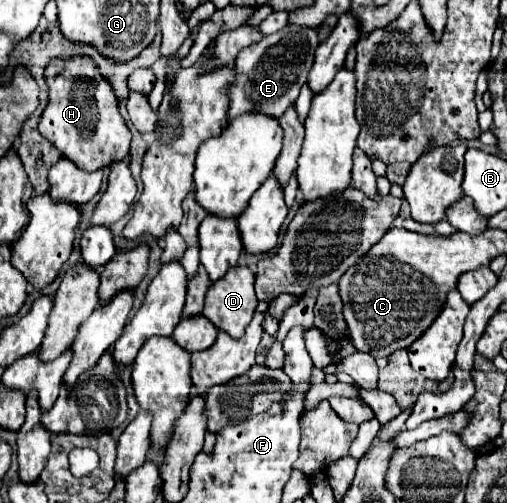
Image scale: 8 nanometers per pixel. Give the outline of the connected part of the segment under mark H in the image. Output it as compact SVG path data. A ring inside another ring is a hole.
M73 57L69 61L55 59L45 69L45 79L49 85L49 105L39 121L43 137L85 171L97 171L129 157L131 133L119 115L111 85L97 73L89 57Z

